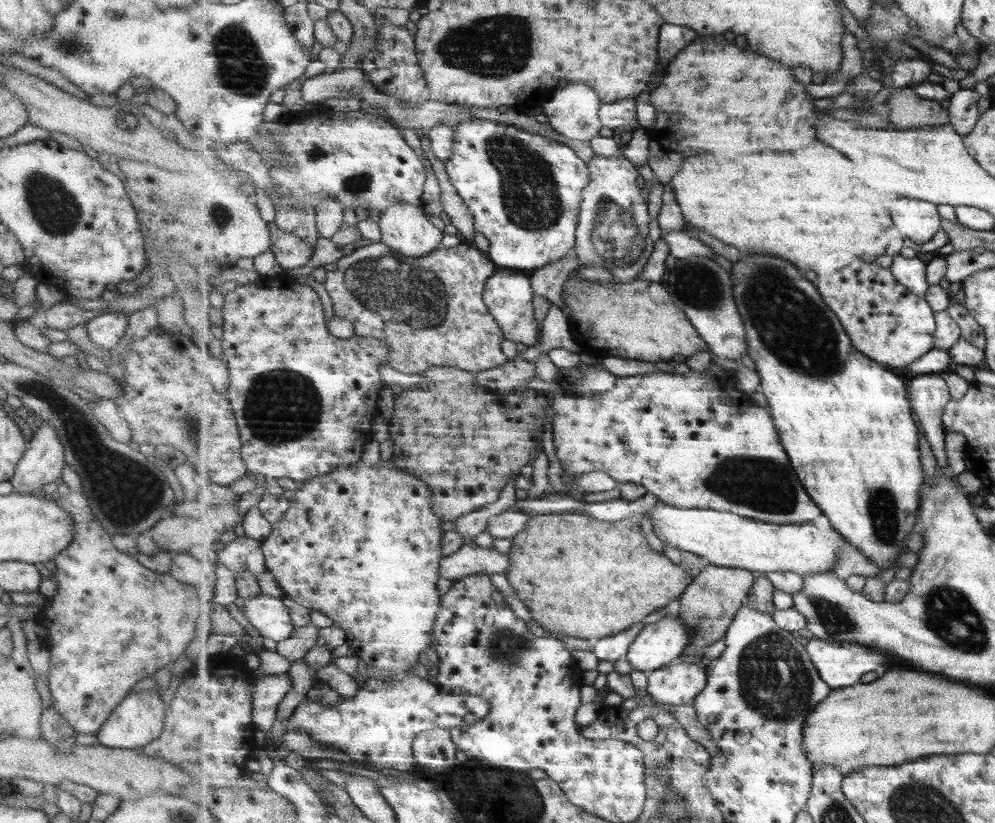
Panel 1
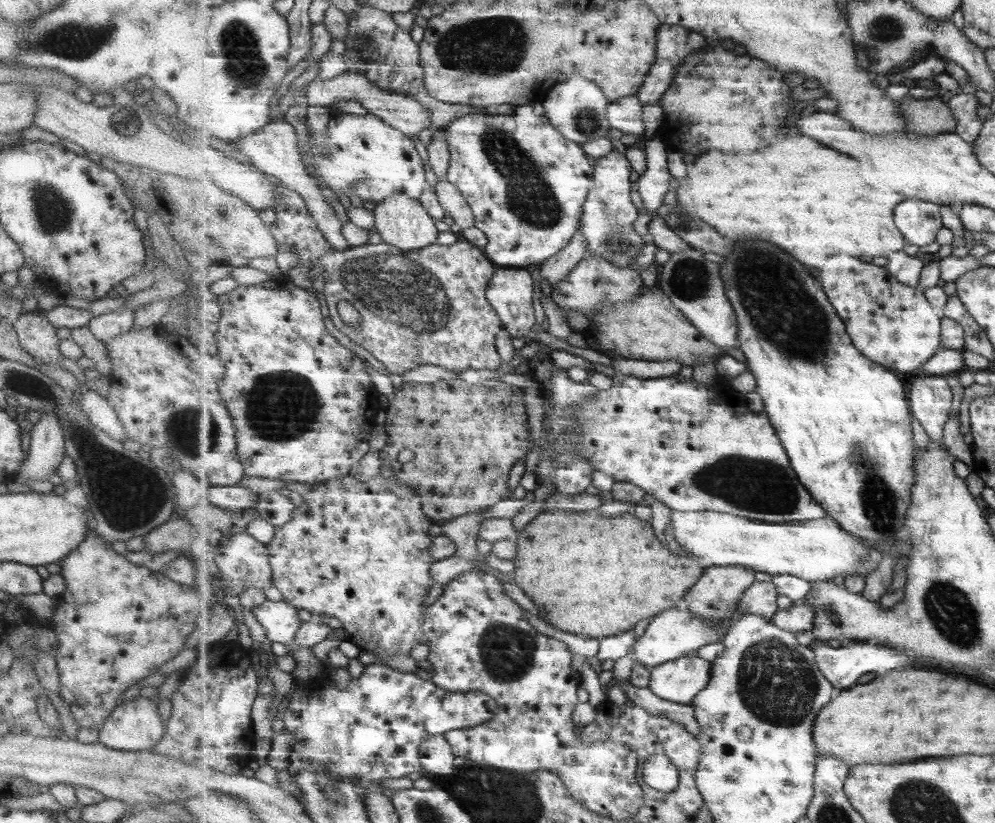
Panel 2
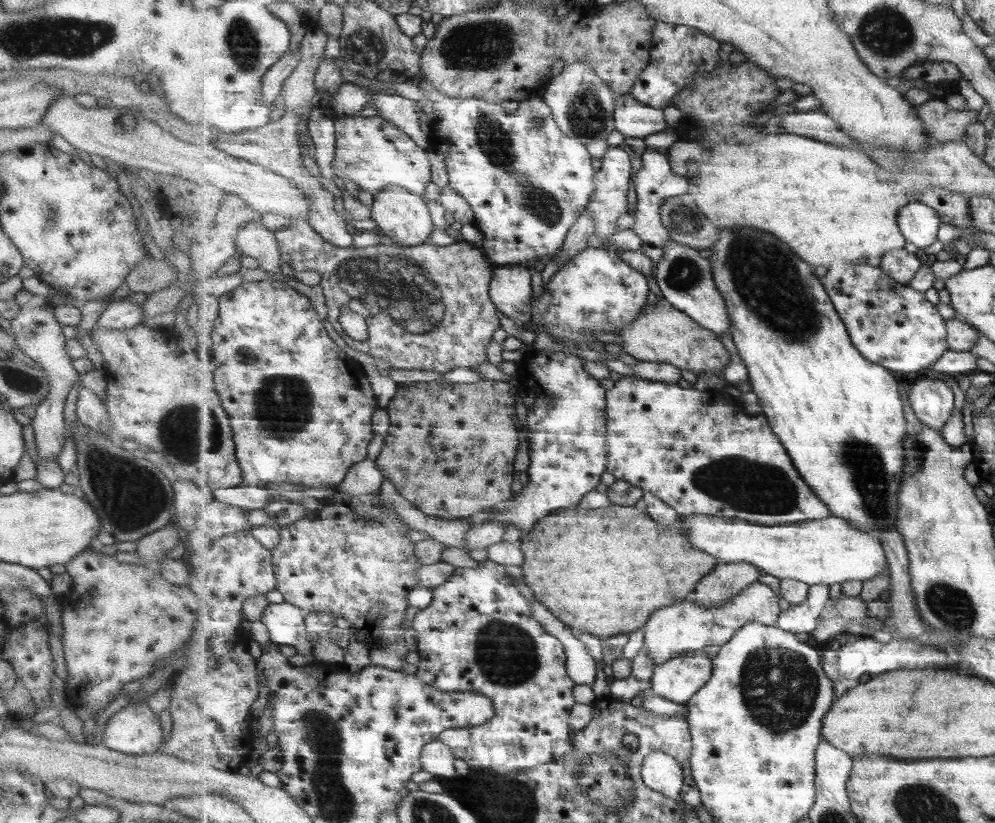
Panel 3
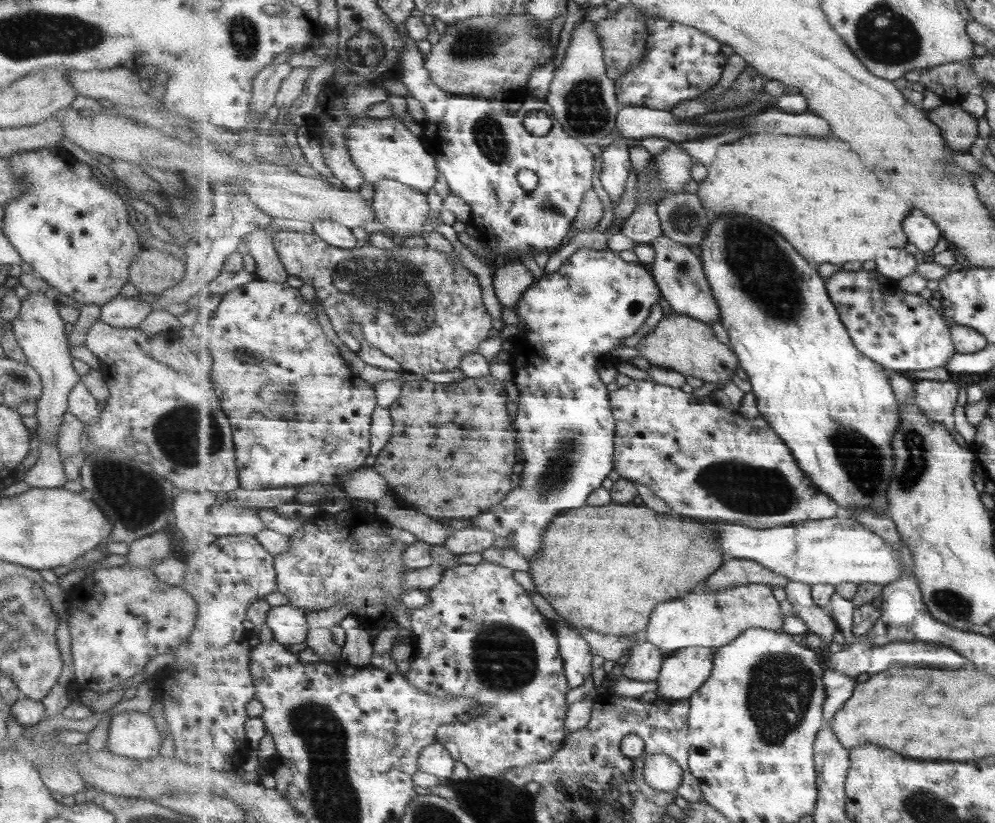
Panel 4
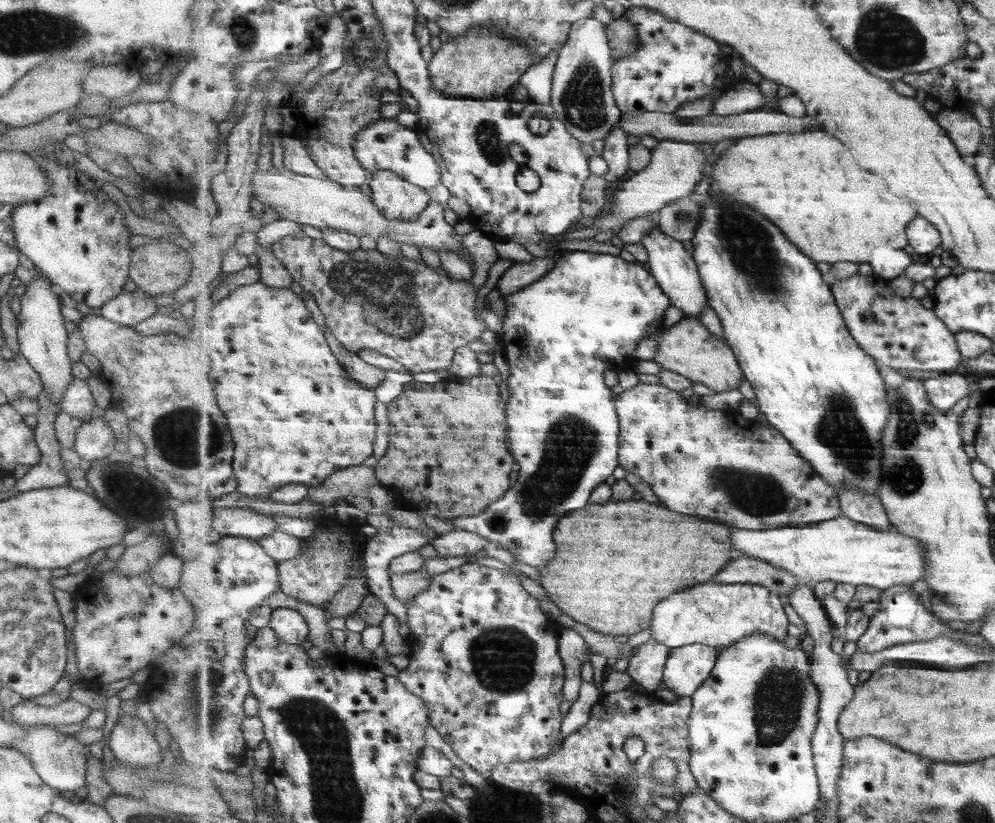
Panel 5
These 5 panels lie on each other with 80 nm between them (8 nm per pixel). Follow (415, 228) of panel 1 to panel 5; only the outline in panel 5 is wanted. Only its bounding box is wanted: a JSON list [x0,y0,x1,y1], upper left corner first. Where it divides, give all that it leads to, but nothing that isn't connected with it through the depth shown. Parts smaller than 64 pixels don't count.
[369,170,432,223]

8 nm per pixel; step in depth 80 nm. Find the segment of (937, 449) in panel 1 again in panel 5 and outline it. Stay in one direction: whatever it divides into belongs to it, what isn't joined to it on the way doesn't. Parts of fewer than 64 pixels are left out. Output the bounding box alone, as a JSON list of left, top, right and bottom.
[924,374,969,412]

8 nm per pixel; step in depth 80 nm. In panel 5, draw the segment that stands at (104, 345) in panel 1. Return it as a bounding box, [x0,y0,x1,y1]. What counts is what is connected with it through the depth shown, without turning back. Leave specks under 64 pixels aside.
[99,289,156,327]

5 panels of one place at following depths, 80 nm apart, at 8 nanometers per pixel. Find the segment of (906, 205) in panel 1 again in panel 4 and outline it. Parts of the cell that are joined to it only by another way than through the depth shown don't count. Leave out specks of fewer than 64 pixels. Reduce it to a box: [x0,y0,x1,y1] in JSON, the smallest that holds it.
[903,212,943,252]

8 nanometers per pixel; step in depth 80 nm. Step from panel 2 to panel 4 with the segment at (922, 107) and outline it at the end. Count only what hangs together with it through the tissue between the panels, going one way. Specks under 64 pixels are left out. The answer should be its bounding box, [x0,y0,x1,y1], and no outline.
[926,102,979,152]

